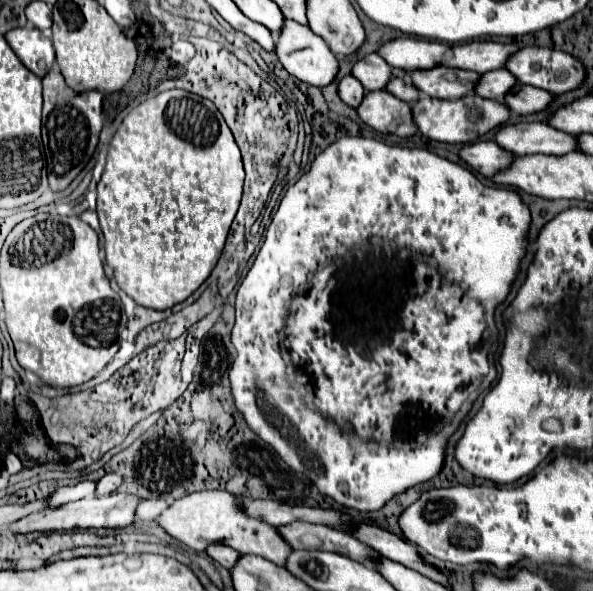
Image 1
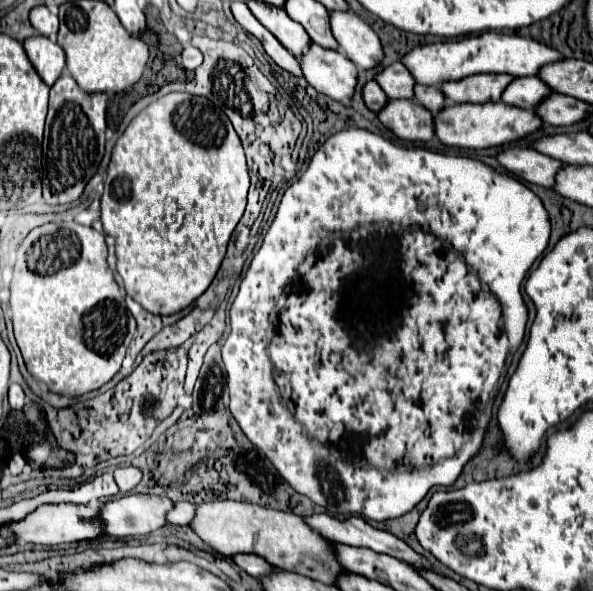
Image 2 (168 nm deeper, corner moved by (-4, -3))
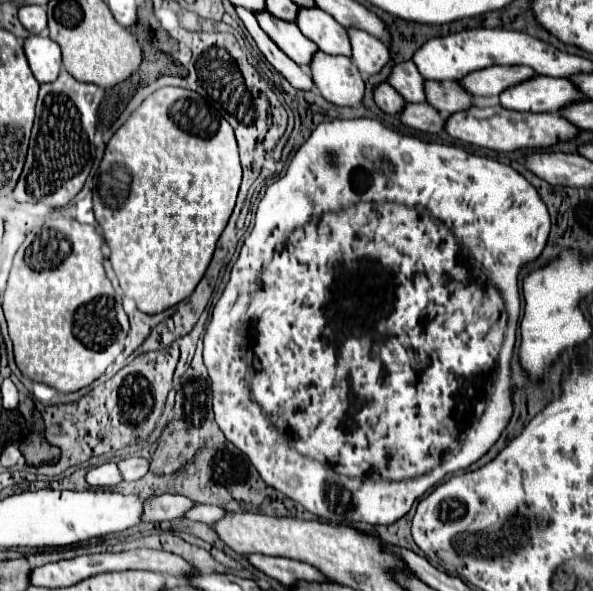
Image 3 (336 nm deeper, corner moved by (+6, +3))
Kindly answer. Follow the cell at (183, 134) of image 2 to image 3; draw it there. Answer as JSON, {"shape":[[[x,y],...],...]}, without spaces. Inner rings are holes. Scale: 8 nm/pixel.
{"shape":[[[161,87],[141,103],[123,127],[117,129],[99,165],[93,211],[111,247],[109,261],[117,273],[119,285],[123,293],[137,303],[139,311],[159,313],[193,293],[233,213],[239,183],[241,163],[233,127],[195,91]]]}

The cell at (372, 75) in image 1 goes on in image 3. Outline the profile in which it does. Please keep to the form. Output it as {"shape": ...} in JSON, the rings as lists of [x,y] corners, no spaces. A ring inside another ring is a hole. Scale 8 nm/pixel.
{"shape":[[[405,61],[393,67],[389,85],[393,85],[407,103],[423,103],[425,101],[425,79],[417,71],[413,61]]]}

